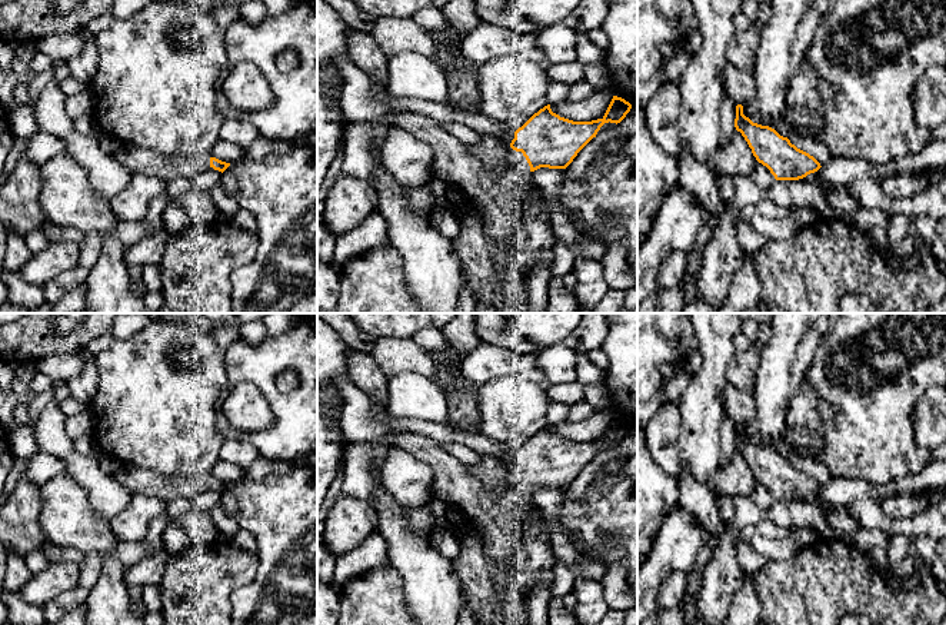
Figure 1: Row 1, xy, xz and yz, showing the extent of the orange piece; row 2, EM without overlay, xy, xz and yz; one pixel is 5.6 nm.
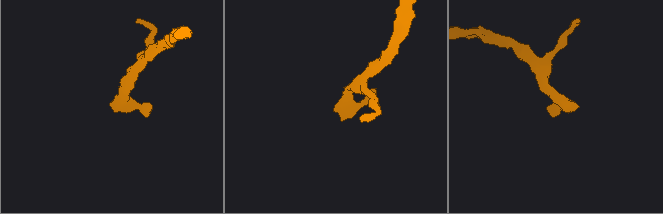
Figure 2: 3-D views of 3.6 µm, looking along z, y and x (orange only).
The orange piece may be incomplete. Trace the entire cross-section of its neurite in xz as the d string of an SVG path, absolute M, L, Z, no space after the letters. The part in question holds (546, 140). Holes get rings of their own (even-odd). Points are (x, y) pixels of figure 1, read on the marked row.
M613 96L602 119L573 122L553 113L550 104L547 104L514 132L514 139L510 143L513 150L507 156L509 169L499 172L487 170L482 162L467 150L466 144L444 130L443 123L409 110L389 110L384 116L387 116L396 127L400 127L430 146L434 157L434 177L460 184L480 212L489 237L504 246L504 250L496 255L503 300L503 306L496 313L529 313L529 273L522 266L517 255L507 247L507 240L516 233L524 213L522 195L530 183L526 170L534 172L540 167L566 169L577 153L596 137L604 123L620 123L630 109L632 104L629 102Z

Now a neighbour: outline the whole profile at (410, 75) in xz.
M400 53L389 59L387 92L394 97L413 97L444 103L447 84L442 69L417 53Z

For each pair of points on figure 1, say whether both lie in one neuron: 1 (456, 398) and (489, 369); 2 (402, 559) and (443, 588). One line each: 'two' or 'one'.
1: two
2: one

